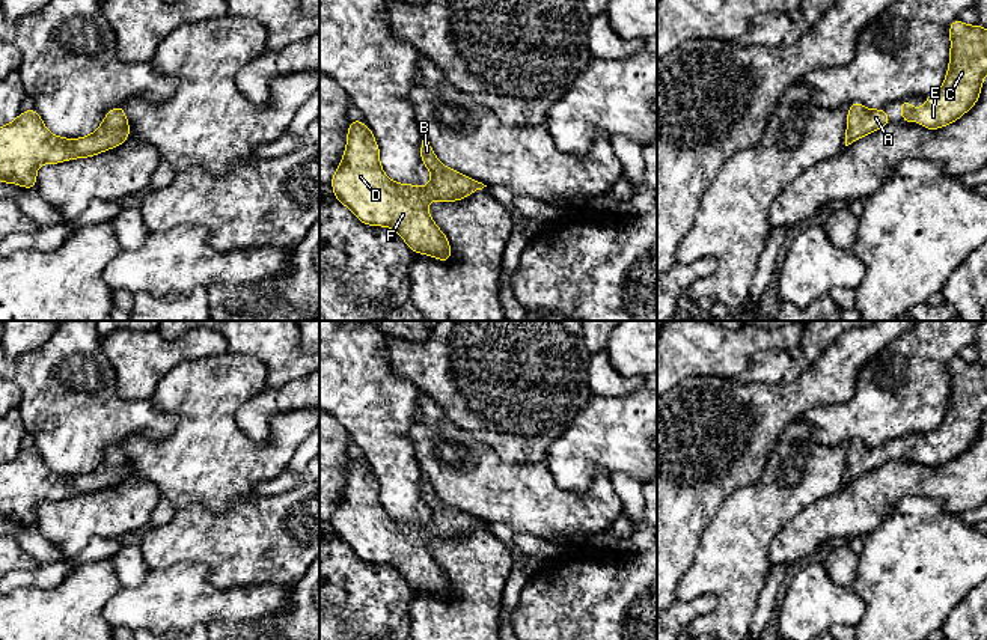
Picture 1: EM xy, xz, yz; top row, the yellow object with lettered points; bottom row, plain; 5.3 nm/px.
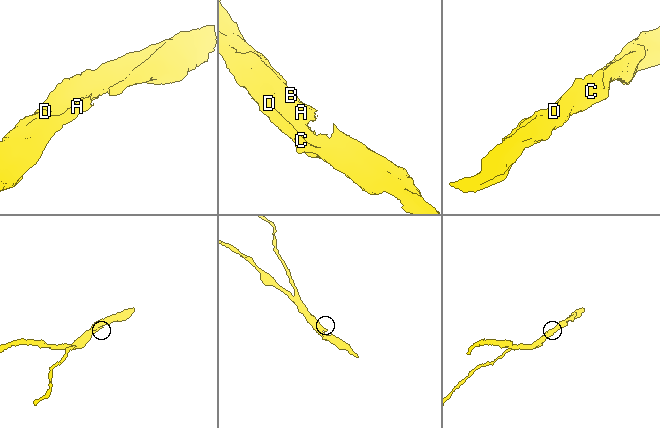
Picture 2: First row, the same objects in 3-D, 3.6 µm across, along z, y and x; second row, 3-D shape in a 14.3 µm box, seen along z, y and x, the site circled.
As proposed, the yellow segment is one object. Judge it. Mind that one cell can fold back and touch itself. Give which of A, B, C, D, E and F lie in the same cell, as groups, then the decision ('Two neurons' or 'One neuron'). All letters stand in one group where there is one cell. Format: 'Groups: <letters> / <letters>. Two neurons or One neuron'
Groups: A B C D E F. One neuron

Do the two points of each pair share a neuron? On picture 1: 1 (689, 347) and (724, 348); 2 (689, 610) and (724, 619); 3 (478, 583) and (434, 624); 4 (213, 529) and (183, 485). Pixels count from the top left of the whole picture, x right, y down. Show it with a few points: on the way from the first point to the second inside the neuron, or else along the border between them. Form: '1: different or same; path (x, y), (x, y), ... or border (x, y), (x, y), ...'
1: same; path (698, 348), (715, 348)
2: different; border (677, 600), (711, 595), (716, 604)
3: same; path (473, 595), (446, 622)
4: different; border (231, 503), (222, 512), (202, 506), (177, 512)

